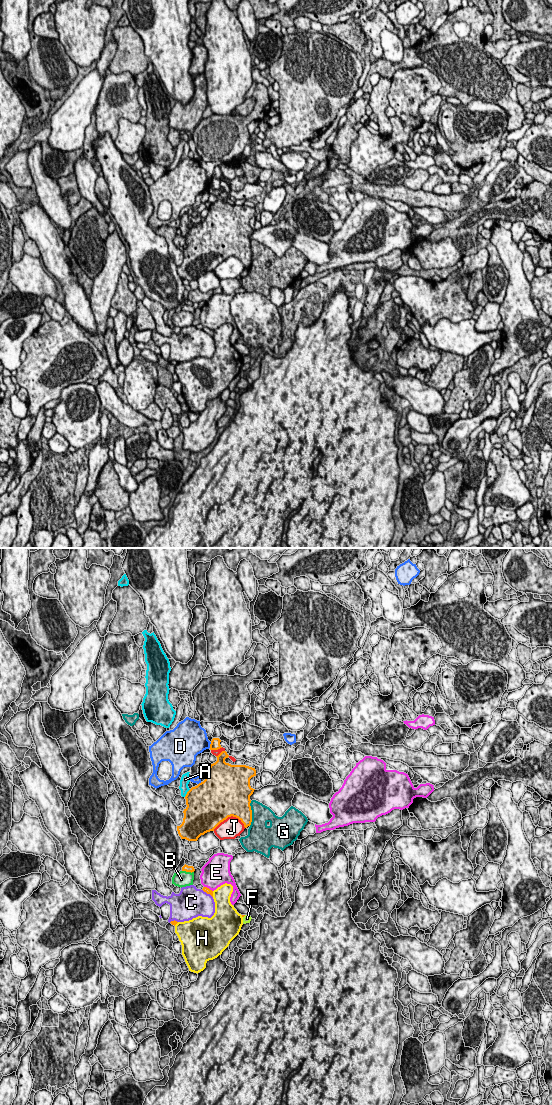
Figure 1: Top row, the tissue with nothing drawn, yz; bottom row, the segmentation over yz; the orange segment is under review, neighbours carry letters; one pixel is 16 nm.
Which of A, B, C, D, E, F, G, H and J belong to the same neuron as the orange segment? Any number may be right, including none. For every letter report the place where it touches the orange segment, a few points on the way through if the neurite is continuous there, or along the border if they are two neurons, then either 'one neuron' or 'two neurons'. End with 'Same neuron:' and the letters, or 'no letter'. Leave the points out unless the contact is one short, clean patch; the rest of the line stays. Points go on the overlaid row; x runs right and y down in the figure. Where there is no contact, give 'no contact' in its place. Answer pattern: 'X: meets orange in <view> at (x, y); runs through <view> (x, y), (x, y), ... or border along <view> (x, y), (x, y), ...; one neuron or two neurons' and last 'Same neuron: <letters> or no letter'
A: meets orange in yz at (187, 793); two neurons
B: meets orange in yz at (188, 871); two neurons
C: meets orange in yz at (207, 893); two neurons
D: meets orange in yz at (210, 745); two neurons
E: meets orange in yz at (208, 888); two neurons
F: no contact; two neurons
G: meets orange in yz at (251, 813); two neurons
H: meets orange in yz at (212, 894); two neurons
J: meets orange in yz at (229, 816); two neurons
Same neuron: no letter

